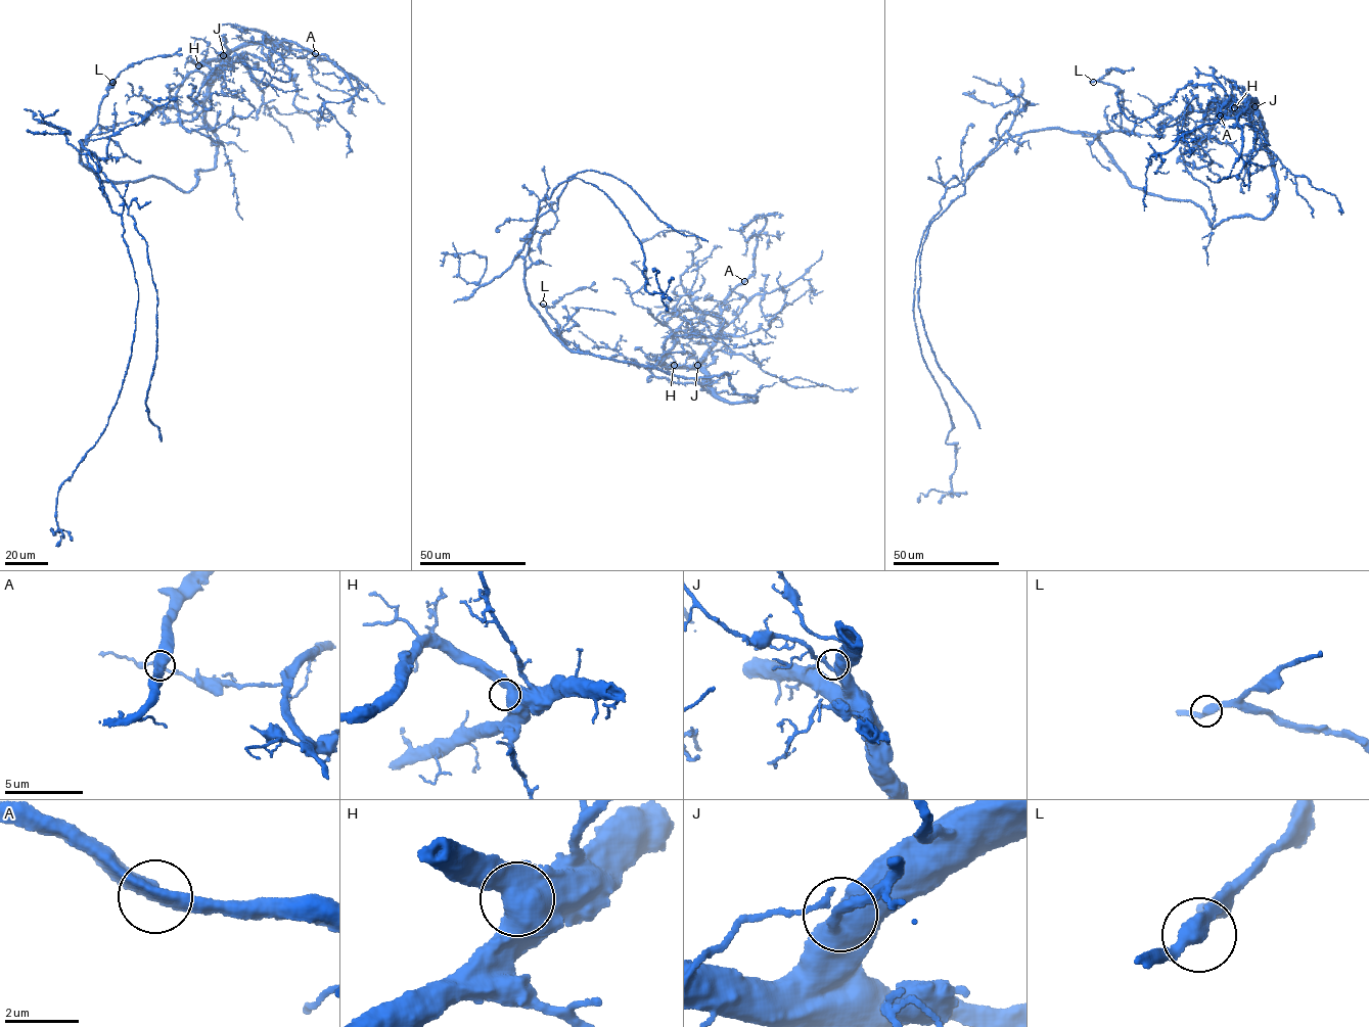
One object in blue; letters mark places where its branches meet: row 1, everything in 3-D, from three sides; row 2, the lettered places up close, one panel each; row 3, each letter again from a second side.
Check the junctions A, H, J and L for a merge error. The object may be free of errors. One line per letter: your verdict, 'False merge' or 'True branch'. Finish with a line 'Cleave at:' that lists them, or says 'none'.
A: True branch
H: True branch
J: True branch
L: True branch
Cleave at: none

